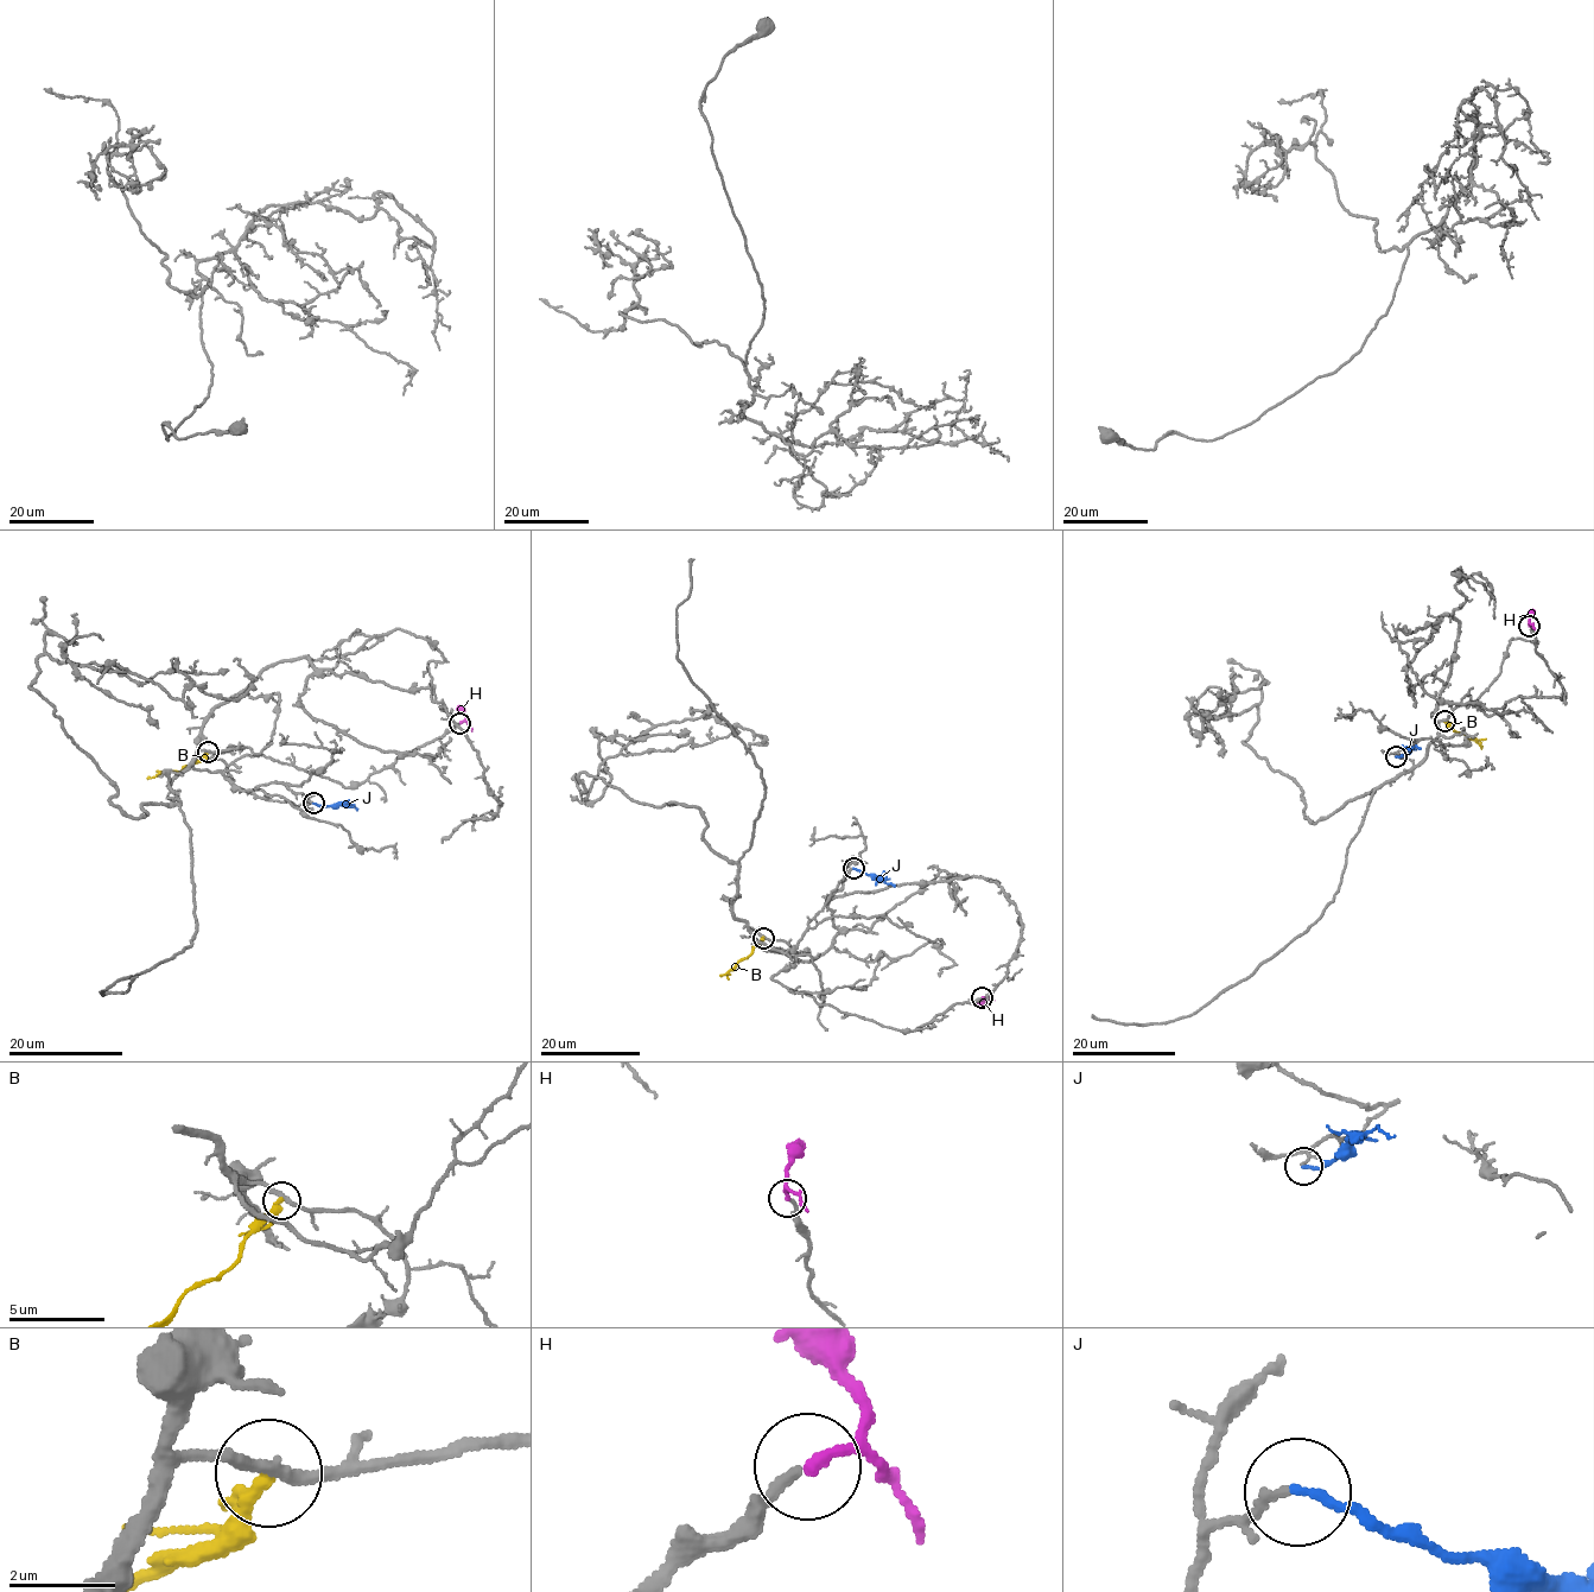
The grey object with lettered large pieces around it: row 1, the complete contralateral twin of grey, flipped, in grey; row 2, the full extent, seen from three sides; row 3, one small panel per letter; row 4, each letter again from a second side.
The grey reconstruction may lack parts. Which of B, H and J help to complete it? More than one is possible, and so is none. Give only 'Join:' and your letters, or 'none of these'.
Join: H, J

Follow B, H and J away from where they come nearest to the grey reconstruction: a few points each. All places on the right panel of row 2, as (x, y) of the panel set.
B: (1445, 721), (1480, 748)
H: (1529, 626), (1529, 616), (1535, 610)
J: (1396, 756), (1415, 746), (1420, 749)

